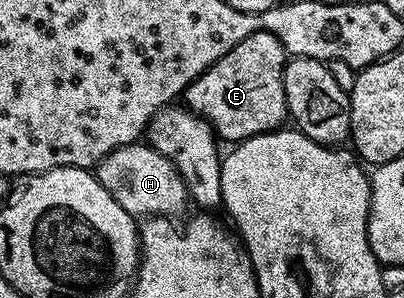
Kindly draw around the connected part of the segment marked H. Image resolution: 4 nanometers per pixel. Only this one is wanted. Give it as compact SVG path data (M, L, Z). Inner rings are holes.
M146 142L126 144L103 157L93 169L93 174L117 198L117 203L128 214L136 218L157 216L174 217L189 204L187 183L169 158L165 158L156 148Z

